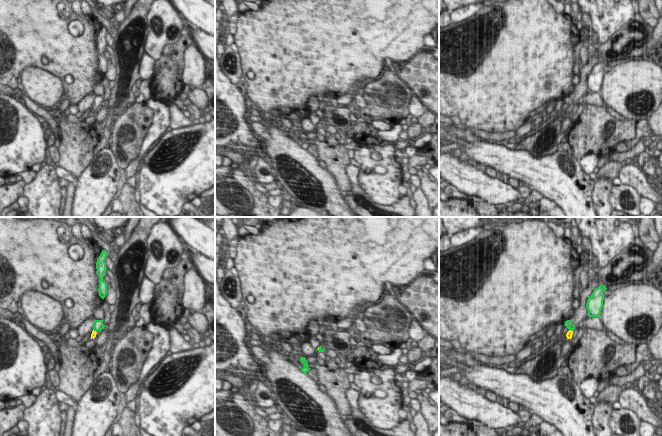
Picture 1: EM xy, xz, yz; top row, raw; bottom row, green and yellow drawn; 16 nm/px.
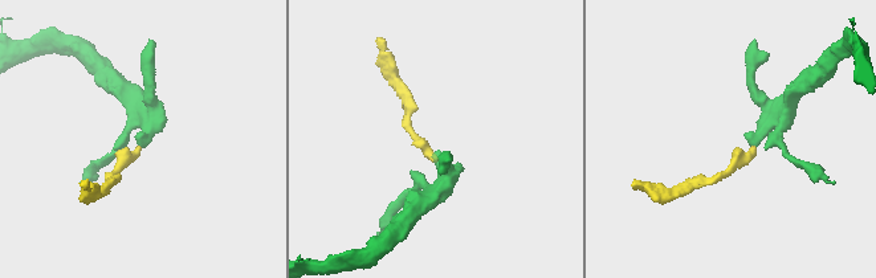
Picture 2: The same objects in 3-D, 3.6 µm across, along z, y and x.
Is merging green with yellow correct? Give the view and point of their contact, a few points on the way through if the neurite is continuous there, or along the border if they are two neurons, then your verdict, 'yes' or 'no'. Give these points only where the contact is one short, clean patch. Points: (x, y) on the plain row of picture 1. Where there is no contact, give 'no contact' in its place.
meets green in xy at (95, 106); runs through xy (98, 101), (95, 106), (93, 111); yes

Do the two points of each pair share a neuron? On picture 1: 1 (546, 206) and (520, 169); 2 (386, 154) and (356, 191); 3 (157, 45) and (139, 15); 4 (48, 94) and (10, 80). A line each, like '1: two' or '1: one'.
1: two
2: two
3: two
4: two

